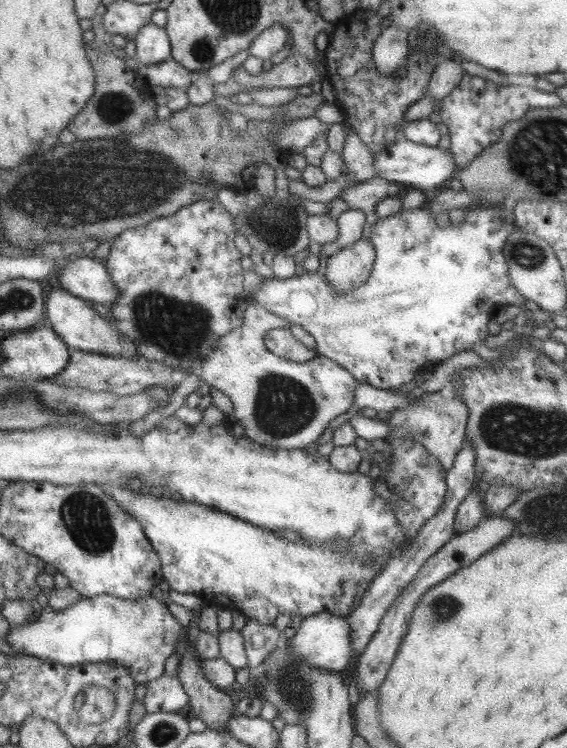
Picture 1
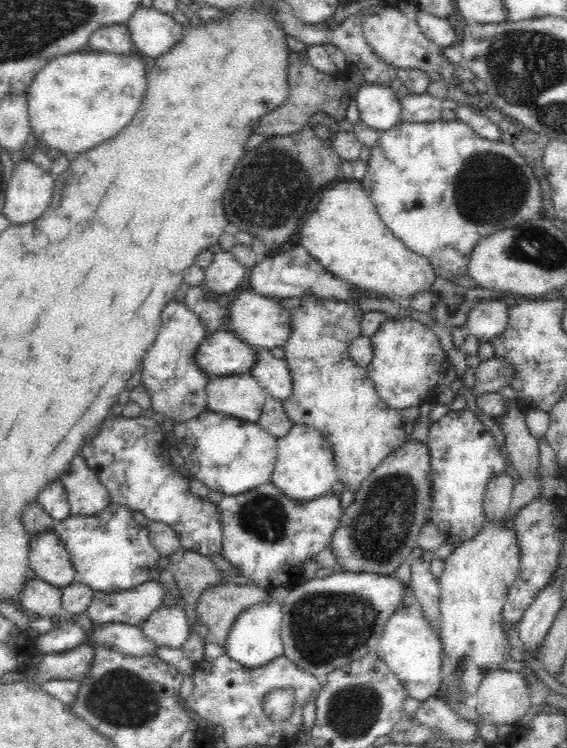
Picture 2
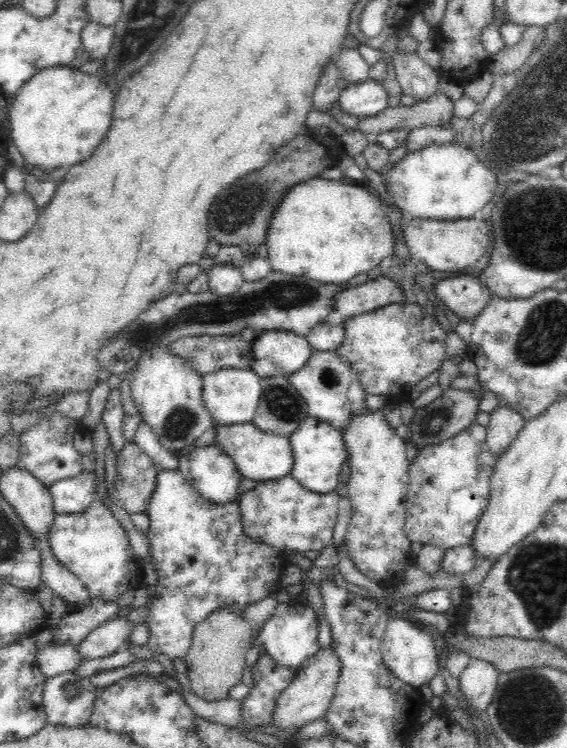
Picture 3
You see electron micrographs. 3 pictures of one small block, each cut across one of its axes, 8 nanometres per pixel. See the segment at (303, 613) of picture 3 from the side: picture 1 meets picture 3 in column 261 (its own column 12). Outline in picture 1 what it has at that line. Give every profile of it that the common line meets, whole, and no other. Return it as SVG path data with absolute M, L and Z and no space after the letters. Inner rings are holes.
M101 594L84 597L62 610L54 610L43 600L29 621L10 626L7 642L16 653L24 651L66 666L113 661L126 666L138 684L164 674L166 660L175 654L183 636L188 638L188 631L172 616L166 599L160 601L150 594L126 600Z

